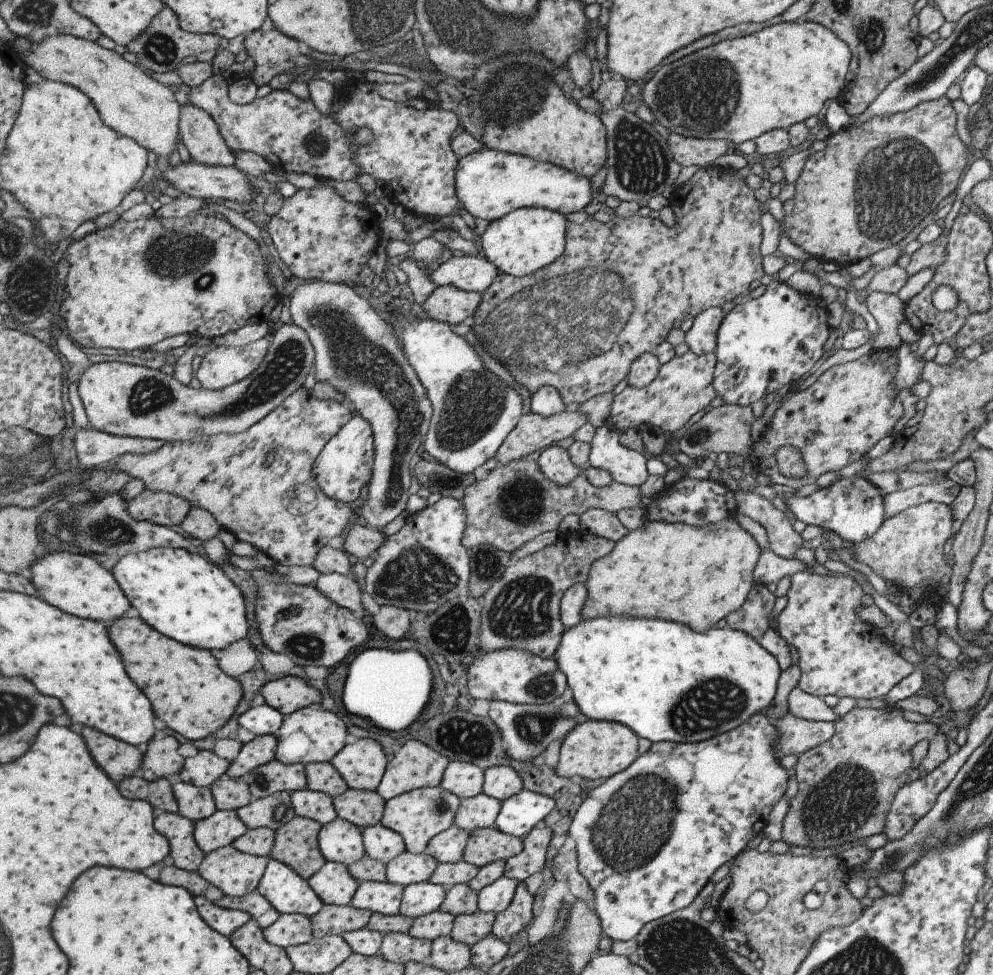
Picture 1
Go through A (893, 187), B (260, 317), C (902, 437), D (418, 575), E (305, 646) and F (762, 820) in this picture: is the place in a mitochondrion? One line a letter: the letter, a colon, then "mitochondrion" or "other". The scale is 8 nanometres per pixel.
A: mitochondrion
B: other
C: other
D: mitochondrion
E: mitochondrion
F: other

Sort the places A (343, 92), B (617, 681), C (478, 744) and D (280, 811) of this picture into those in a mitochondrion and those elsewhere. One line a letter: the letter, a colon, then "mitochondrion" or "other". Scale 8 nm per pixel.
A: other
B: other
C: mitochondrion
D: mitochondrion

